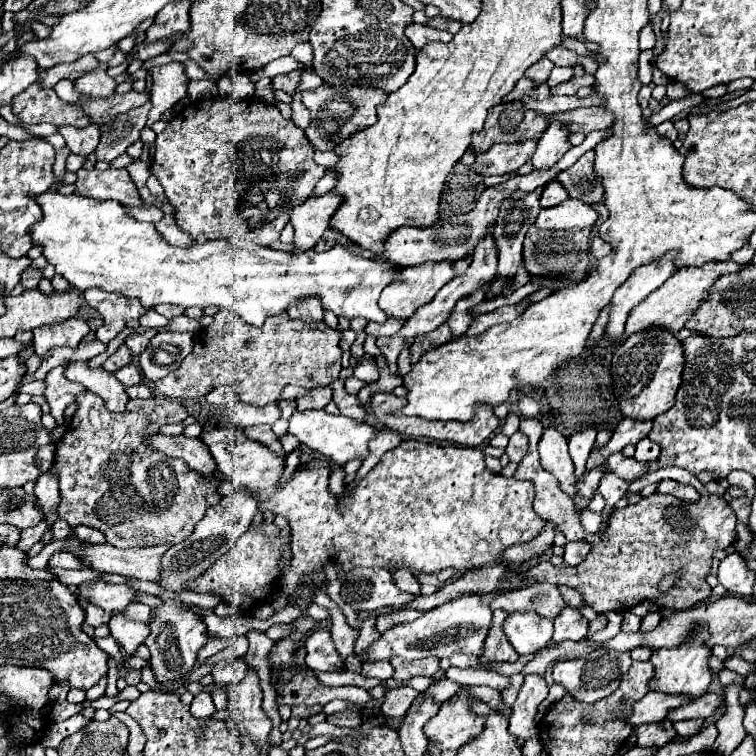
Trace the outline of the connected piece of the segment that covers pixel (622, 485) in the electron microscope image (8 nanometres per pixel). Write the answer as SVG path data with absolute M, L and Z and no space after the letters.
M605 472L603 474L603 478L601 478L601 482L599 482L599 492L603 494L603 498L605 498L605 510L603 510L603 524L605 524L605 520L609 518L609 514L611 514L611 510L613 510L613 506L625 496L625 492L627 492L627 488L629 488L629 484L631 482L627 482L627 480L623 480L623 478L619 478L617 474L613 474L613 472Z

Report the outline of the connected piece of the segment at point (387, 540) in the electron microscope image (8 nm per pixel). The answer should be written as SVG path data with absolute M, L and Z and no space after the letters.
M231 424L221 428L205 426L203 442L209 446L217 466L227 474L227 478L237 480L243 488L249 488L257 494L261 510L271 510L273 514L281 514L289 520L293 560L289 572L283 578L283 592L287 596L295 594L305 574L321 570L329 560L341 564L347 572L357 566L405 566L411 572L425 574L435 574L445 568L465 572L471 568L497 564L505 548L529 542L545 528L545 520L533 510L535 486L527 480L517 480L513 476L505 478L501 474L489 472L485 466L485 454L479 448L401 440L397 448L383 454L379 464L359 482L353 492L333 496L327 490L329 464L325 460L307 462L307 468L293 472L291 480L281 490L277 490L277 480L285 468L285 462L263 444L249 440L241 428Z

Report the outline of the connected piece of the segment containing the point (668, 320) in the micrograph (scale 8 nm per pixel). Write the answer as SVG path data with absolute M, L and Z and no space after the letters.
M707 262L703 266L697 266L697 268L681 268L679 272L675 272L661 288L657 288L655 292L651 292L643 302L639 302L629 318L627 318L627 324L625 324L625 332L621 336L619 342L623 342L625 338L629 338L631 334L635 332L641 332L641 330L647 330L651 326L655 328L665 328L669 332L679 332L687 318L691 318L693 310L699 306L699 302L703 298L707 298L707 290L711 288L713 280L719 278L719 274L727 274L727 272L735 272L737 268L741 268L741 264L735 264L735 262Z

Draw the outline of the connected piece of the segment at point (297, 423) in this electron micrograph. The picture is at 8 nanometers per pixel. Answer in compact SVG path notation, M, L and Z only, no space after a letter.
M307 410L307 412L295 412L289 418L289 432L293 436L299 438L301 444L309 446L311 450L321 452L325 458L337 462L339 466L347 464L349 460L359 458L361 462L369 456L369 440L375 438L377 428L365 424L365 422L357 422L351 420L347 416L331 416L323 410Z

